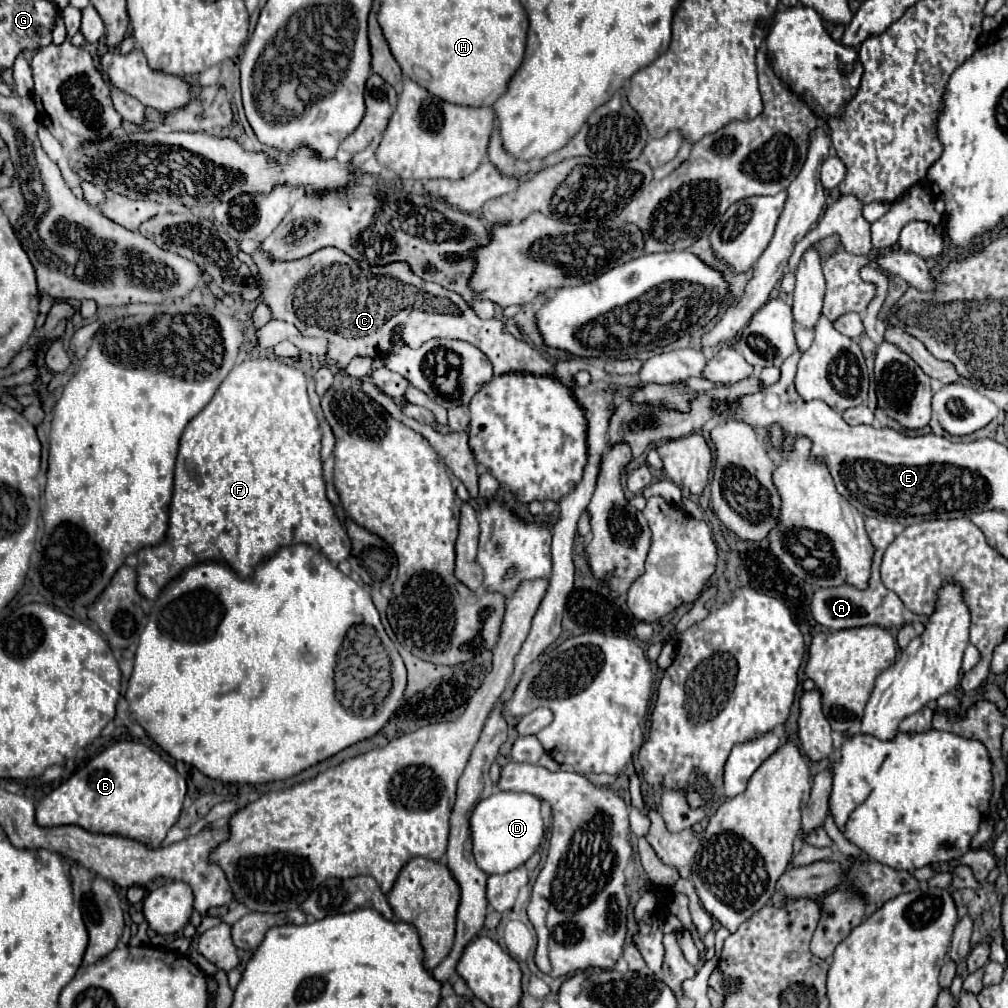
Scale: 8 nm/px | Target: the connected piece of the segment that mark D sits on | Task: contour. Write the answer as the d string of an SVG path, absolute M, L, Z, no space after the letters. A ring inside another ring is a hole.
M495 791L487 799L481 799L471 813L471 839L475 863L487 873L507 873L523 865L539 847L545 833L545 823L541 817L541 801L531 793L515 791Z

